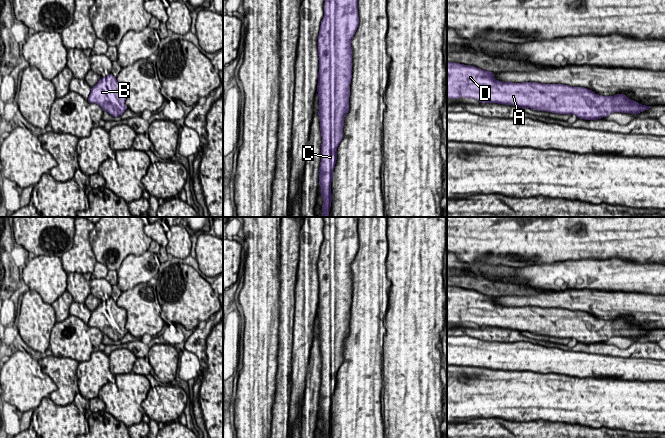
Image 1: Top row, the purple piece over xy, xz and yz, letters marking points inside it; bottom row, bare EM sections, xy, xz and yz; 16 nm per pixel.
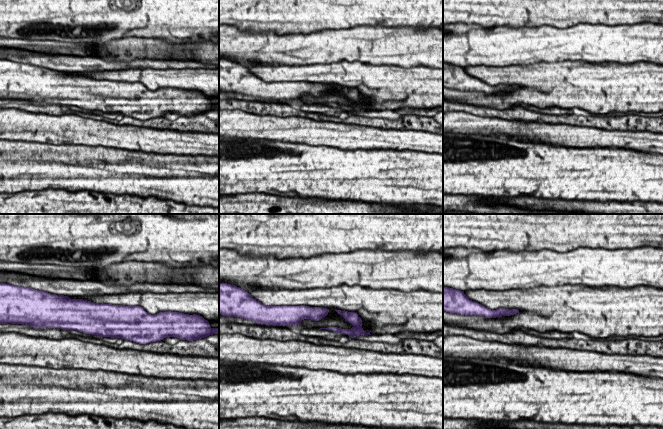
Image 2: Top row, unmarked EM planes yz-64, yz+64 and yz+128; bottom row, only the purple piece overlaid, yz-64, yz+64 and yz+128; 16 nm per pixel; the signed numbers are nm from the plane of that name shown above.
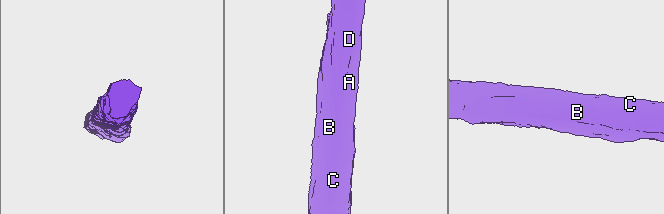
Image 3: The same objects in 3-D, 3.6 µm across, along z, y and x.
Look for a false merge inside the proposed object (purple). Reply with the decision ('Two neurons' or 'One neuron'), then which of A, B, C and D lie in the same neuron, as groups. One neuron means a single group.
One neuron. Groups: A B C D

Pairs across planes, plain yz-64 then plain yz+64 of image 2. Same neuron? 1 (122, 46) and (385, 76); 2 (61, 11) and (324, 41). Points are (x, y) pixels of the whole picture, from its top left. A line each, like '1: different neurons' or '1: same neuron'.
1: different neurons
2: different neurons

